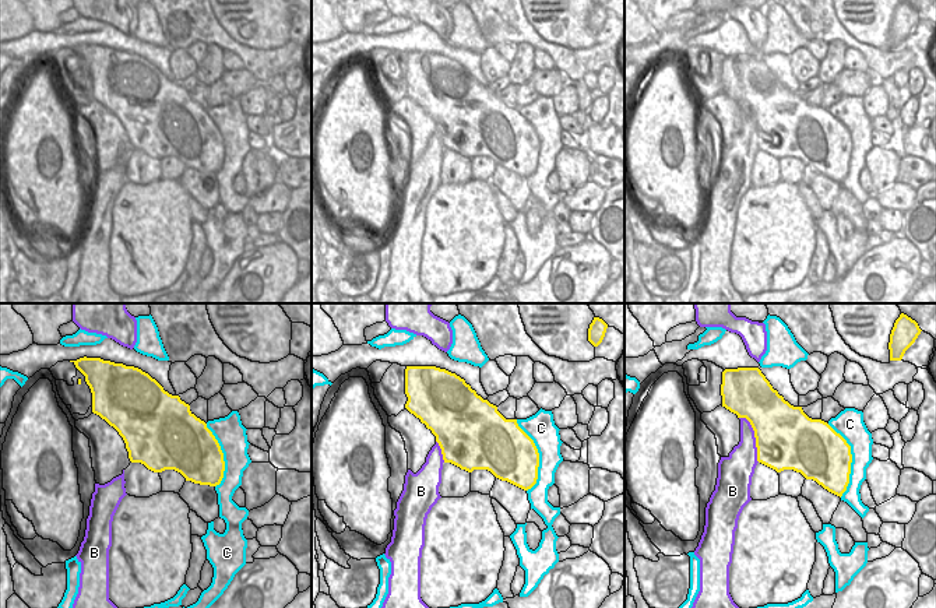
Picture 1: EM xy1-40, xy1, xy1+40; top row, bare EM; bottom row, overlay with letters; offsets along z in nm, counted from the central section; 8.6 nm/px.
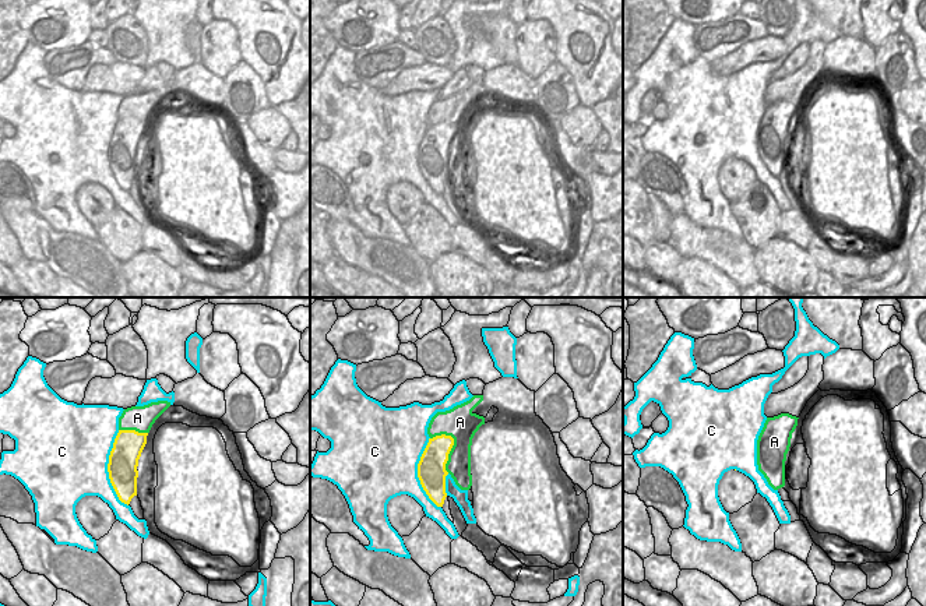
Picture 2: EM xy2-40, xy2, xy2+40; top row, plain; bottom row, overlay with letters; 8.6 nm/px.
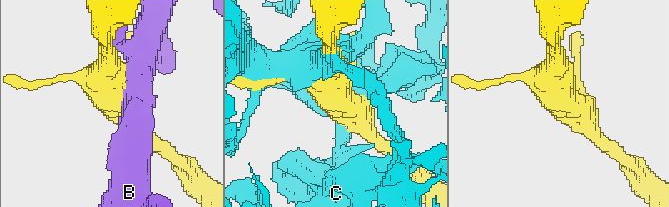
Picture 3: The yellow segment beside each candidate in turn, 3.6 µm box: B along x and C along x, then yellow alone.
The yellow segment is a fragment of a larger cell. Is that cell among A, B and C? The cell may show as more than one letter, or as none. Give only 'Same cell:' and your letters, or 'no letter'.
Same cell: A.

